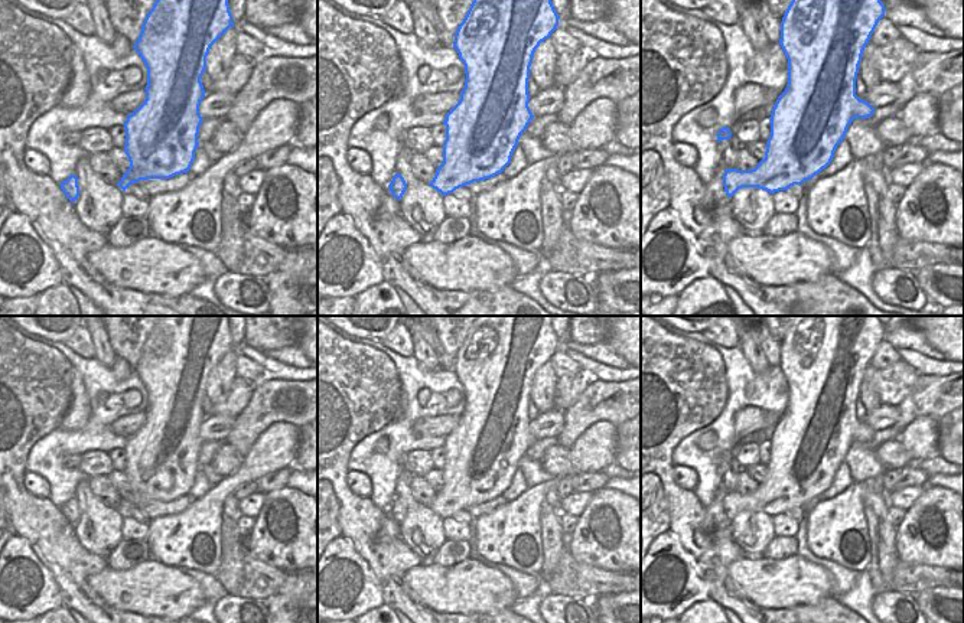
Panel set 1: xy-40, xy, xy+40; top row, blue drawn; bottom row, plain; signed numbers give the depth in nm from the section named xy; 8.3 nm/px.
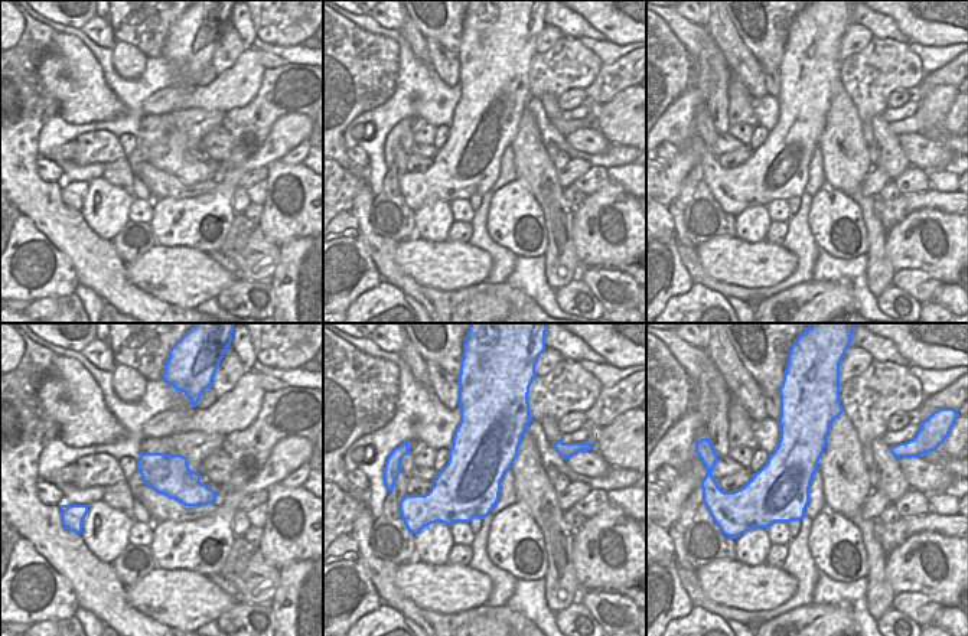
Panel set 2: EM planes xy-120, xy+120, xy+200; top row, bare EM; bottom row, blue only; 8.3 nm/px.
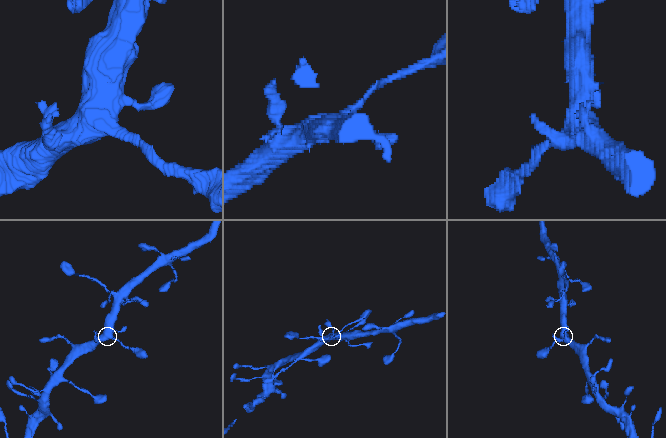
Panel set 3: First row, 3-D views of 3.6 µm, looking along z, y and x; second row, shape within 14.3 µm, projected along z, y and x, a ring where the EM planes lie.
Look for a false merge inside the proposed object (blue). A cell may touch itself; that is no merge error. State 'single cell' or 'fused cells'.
single cell

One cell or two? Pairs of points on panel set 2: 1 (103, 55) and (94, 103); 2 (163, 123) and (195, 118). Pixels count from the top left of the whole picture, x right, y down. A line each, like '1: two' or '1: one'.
1: two
2: one

